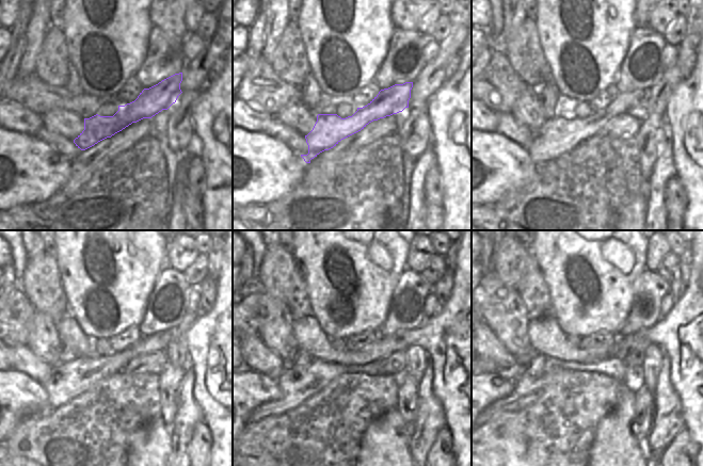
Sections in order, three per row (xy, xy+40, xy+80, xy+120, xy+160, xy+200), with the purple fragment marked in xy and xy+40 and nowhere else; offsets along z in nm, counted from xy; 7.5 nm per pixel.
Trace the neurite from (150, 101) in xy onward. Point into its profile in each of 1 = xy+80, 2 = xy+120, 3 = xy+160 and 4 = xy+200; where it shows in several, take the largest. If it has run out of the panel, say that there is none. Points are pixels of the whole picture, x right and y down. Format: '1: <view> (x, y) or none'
1: xy+80 (565, 131)
2: xy+120 (68, 380)
3: xy+160 (301, 380)
4: xy+200 (537, 374)

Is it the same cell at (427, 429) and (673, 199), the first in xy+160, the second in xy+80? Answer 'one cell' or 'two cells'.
two cells

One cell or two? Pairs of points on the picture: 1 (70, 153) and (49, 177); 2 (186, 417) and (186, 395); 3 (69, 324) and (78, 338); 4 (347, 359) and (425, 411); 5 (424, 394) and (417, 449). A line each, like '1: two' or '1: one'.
1: two
2: one
3: one
4: two
5: one

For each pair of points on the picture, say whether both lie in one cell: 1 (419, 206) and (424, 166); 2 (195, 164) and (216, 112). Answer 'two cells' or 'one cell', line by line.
1: one cell
2: two cells

